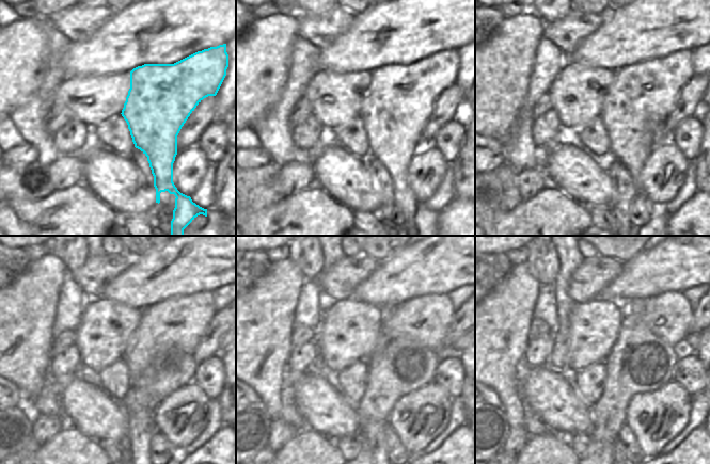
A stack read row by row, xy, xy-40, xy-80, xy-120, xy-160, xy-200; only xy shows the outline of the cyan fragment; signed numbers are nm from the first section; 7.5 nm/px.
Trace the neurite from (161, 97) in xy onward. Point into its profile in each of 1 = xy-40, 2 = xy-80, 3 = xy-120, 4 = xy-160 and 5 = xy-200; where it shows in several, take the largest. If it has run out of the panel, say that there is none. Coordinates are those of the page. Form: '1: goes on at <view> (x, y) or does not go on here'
1: goes on at xy-40 (400, 98)
2: goes on at xy-80 (649, 89)
3: goes on at xy-120 (180, 321)
4: goes on at xy-160 (425, 319)
5: goes on at xy-200 (668, 315)

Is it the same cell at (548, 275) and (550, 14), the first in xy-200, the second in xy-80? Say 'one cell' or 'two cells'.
one cell

